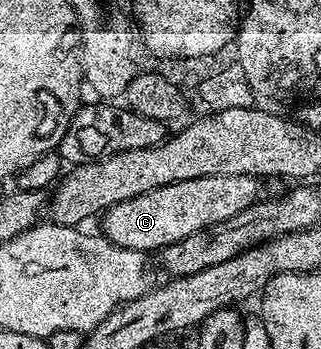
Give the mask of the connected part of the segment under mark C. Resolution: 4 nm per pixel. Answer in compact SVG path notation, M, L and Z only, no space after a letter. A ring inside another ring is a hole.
M249 174L202 176L166 184L159 190L151 190L105 210L102 215L102 234L115 246L127 250L159 252L176 241L185 240L188 236L207 230L220 221L237 216L243 209L250 208L261 197L260 186L261 183Z

